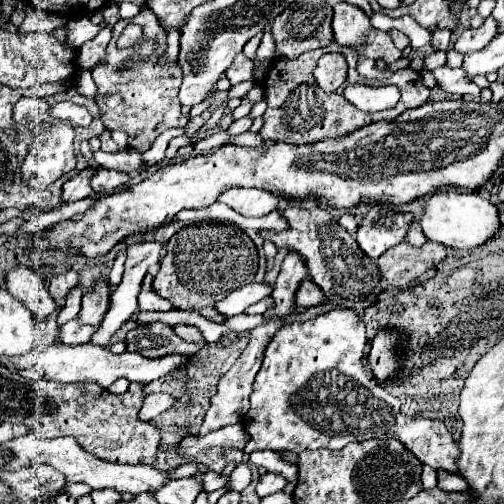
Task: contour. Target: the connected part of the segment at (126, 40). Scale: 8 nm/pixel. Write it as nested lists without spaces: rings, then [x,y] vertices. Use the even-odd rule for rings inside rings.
[[[130,23],[130,25],[124,29],[122,37],[118,39],[118,47],[120,47],[120,49],[134,47],[134,45],[138,45],[140,41],[142,41],[142,31],[140,31],[140,27],[136,27],[134,23]]]

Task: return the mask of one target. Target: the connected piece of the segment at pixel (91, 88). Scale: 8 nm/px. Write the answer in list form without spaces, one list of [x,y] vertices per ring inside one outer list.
[[[80,71],[78,73],[78,81],[76,81],[76,89],[86,95],[86,97],[94,97],[96,95],[96,85],[92,81],[92,73],[90,71]]]

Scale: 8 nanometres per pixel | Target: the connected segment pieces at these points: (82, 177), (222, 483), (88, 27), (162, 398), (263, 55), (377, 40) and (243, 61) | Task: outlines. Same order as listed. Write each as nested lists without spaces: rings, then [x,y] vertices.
[[[88,165],[76,177],[72,177],[70,181],[64,183],[64,197],[62,197],[64,203],[76,201],[76,199],[86,199],[94,193],[92,185],[90,185],[90,179],[96,173],[96,169],[98,169],[98,165]]]
[[[210,471],[208,475],[204,475],[204,483],[206,483],[206,487],[204,487],[204,491],[216,491],[216,489],[220,489],[220,487],[226,487],[228,485],[228,479],[224,479],[224,477],[220,477],[216,471]]]
[[[82,17],[82,19],[74,19],[74,21],[70,21],[68,23],[68,41],[70,41],[70,45],[72,47],[80,47],[82,43],[86,43],[86,41],[90,41],[90,39],[94,39],[98,33],[100,33],[100,25],[94,25],[94,23],[90,23],[90,19],[88,17]]]
[[[154,393],[154,395],[148,395],[144,399],[143,406],[138,413],[138,418],[141,421],[149,422],[157,415],[160,415],[164,411],[164,407],[172,407],[176,403],[174,397],[170,397],[168,393]]]
[[[265,32],[261,43],[256,52],[256,59],[258,61],[264,61],[264,59],[270,59],[274,55],[275,43],[270,32]]]
[[[350,3],[334,5],[334,41],[354,47],[360,55],[372,59],[394,61],[402,57],[402,51],[396,51],[390,35],[374,29],[366,13]]]
[[[240,53],[240,55],[232,61],[230,69],[226,71],[226,77],[230,79],[232,85],[238,85],[238,83],[242,83],[242,81],[252,79],[252,69],[254,69],[252,61],[250,61],[244,53]]]

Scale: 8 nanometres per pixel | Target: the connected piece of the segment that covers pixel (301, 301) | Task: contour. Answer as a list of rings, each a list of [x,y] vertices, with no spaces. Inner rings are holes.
[[[304,279],[304,285],[300,287],[300,293],[296,293],[296,305],[302,309],[314,307],[324,299],[324,293],[320,293],[320,289],[316,289],[316,285],[312,285],[312,281]]]

